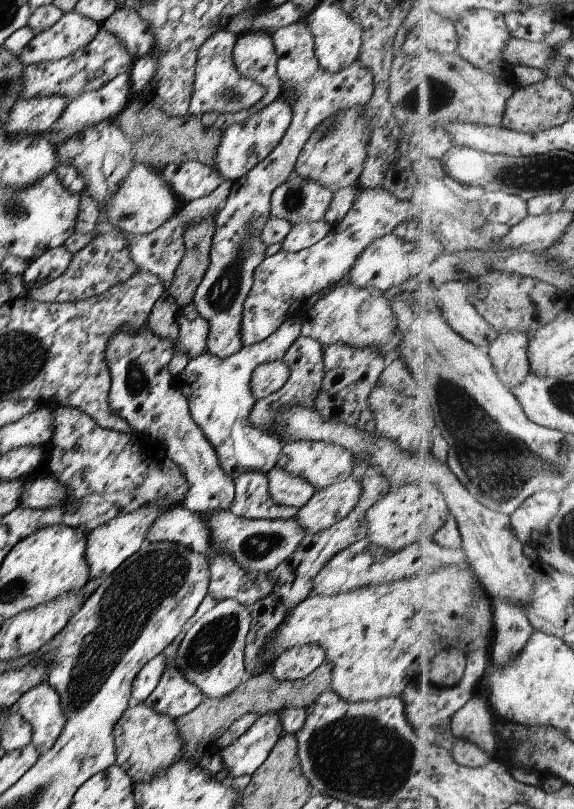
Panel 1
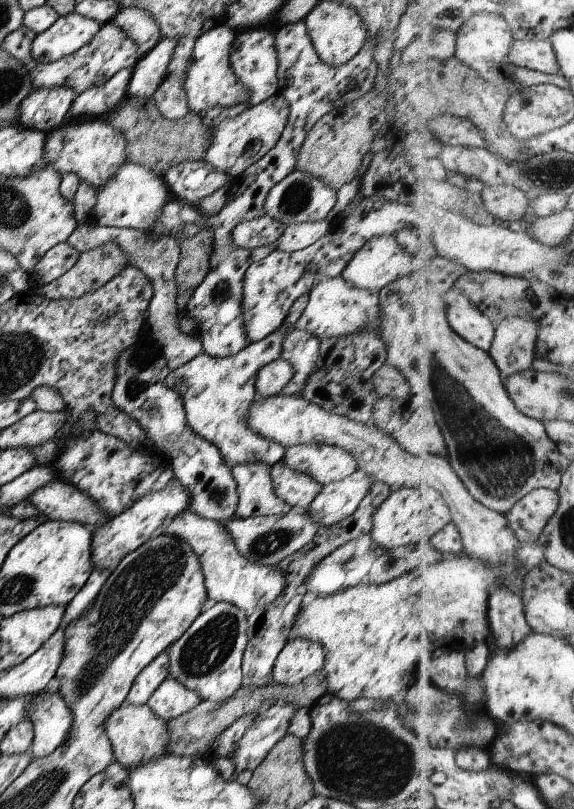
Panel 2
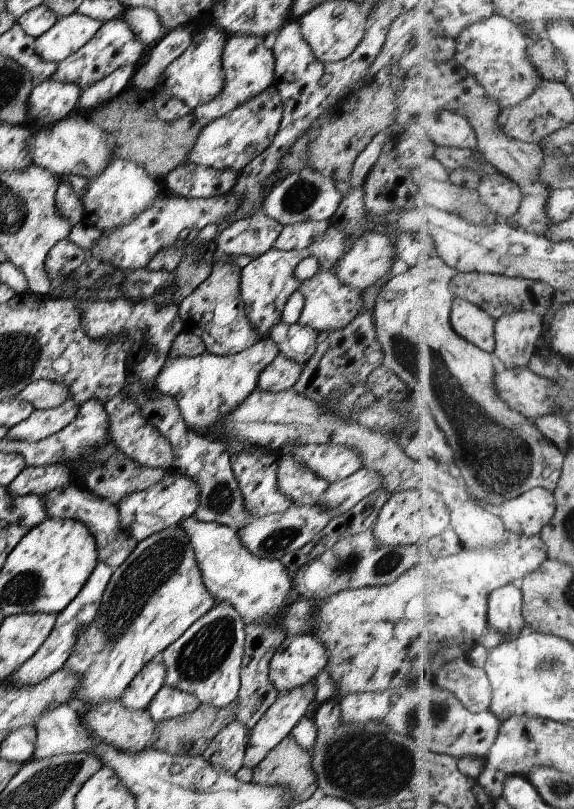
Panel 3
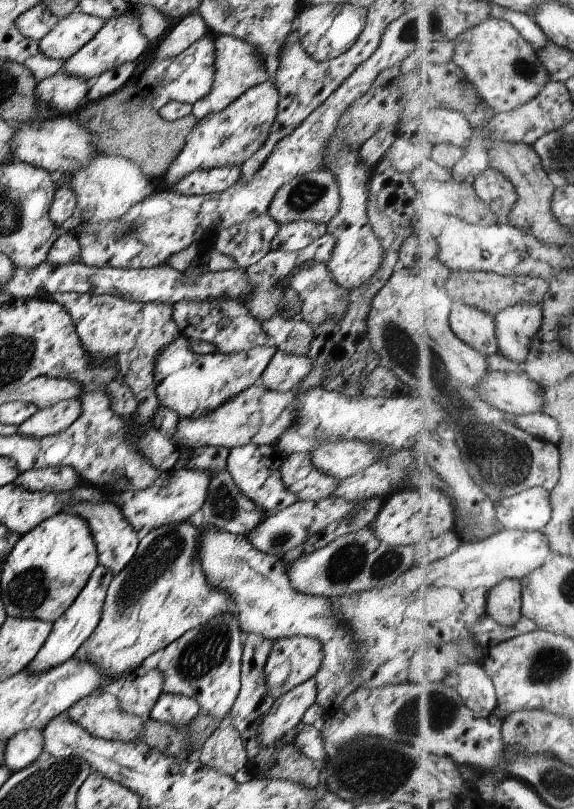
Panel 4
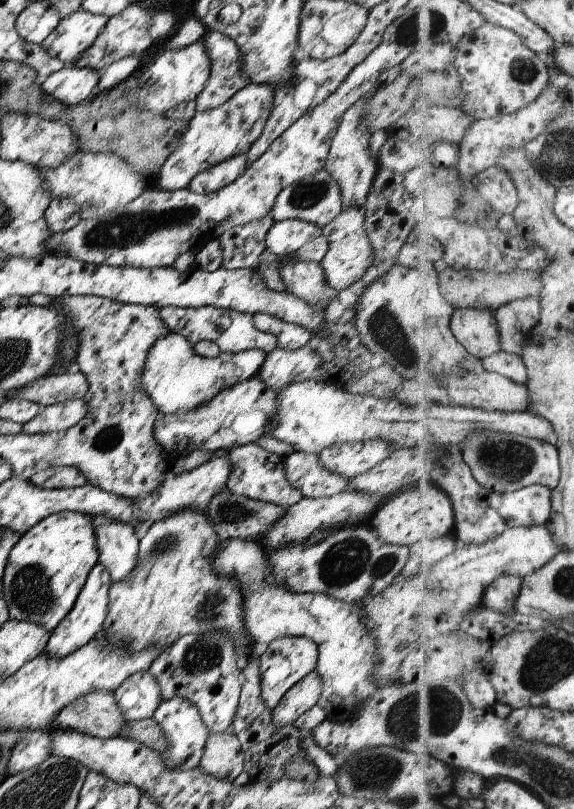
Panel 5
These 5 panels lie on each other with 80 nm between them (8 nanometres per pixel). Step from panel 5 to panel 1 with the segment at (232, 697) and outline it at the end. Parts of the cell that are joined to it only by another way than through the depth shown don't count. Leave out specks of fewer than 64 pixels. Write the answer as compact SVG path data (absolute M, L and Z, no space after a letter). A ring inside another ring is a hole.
M229 598L219 601L193 622L181 642L176 644L173 668L177 668L185 680L195 684L203 698L223 698L231 694L247 678L243 654L250 623L248 608Z

